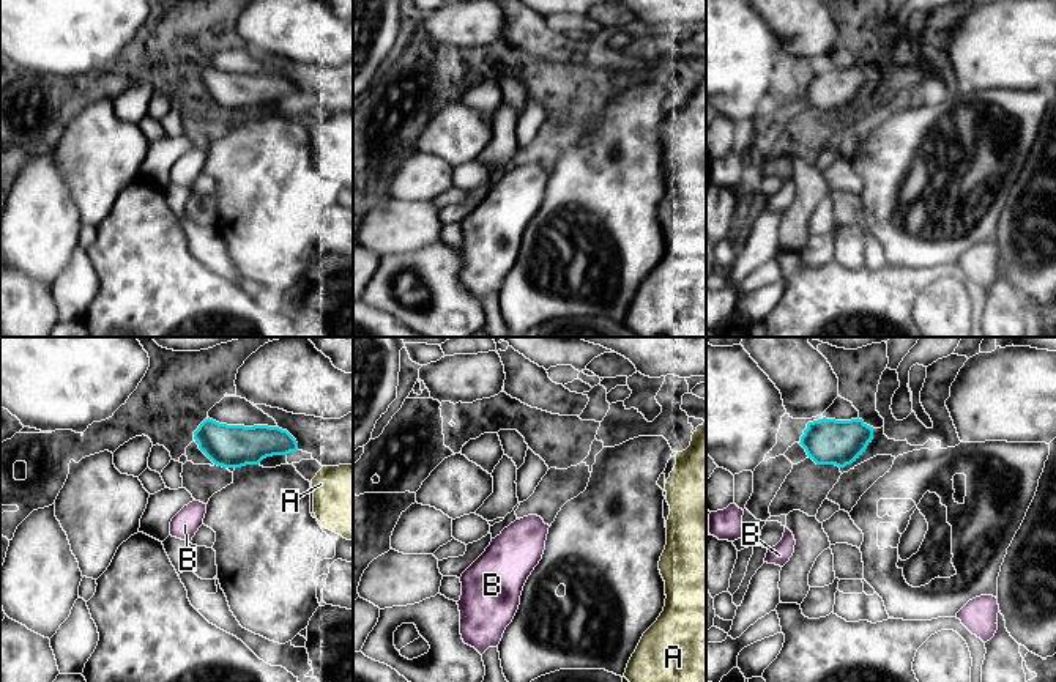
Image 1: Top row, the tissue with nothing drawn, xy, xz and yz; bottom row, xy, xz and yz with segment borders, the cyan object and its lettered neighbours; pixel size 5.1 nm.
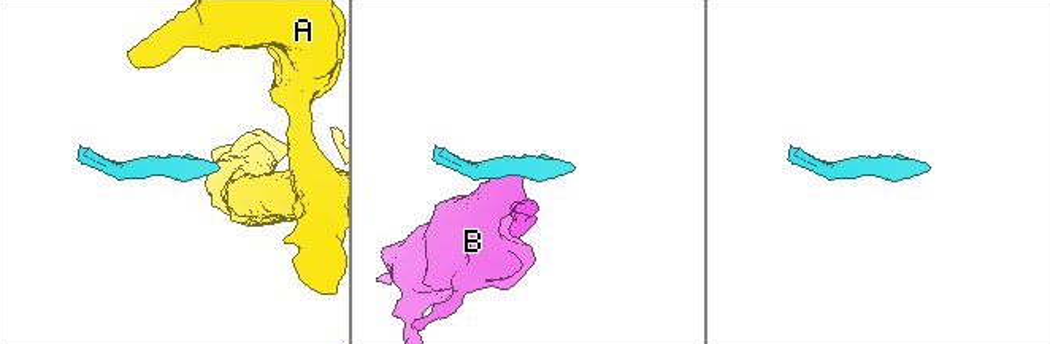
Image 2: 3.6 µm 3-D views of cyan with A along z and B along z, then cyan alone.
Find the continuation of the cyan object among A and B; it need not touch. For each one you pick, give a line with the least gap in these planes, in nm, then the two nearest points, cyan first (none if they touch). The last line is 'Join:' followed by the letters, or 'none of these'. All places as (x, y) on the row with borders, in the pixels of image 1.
Join: none of these

